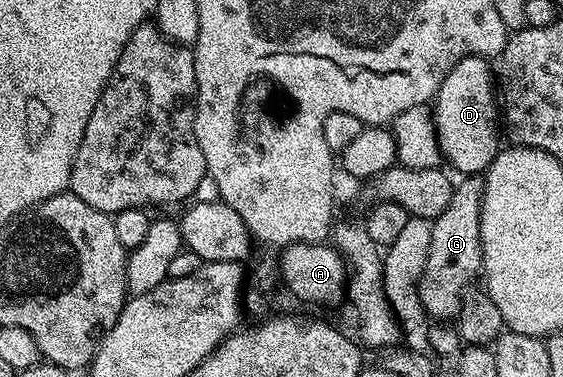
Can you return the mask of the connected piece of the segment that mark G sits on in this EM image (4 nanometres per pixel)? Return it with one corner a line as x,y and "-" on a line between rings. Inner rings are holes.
469,175
461,180
454,184
447,211
432,218
430,250
418,283
419,299
425,314
437,323
449,323
456,318
465,290
470,284
469,273
481,273
481,200
485,186
477,175

